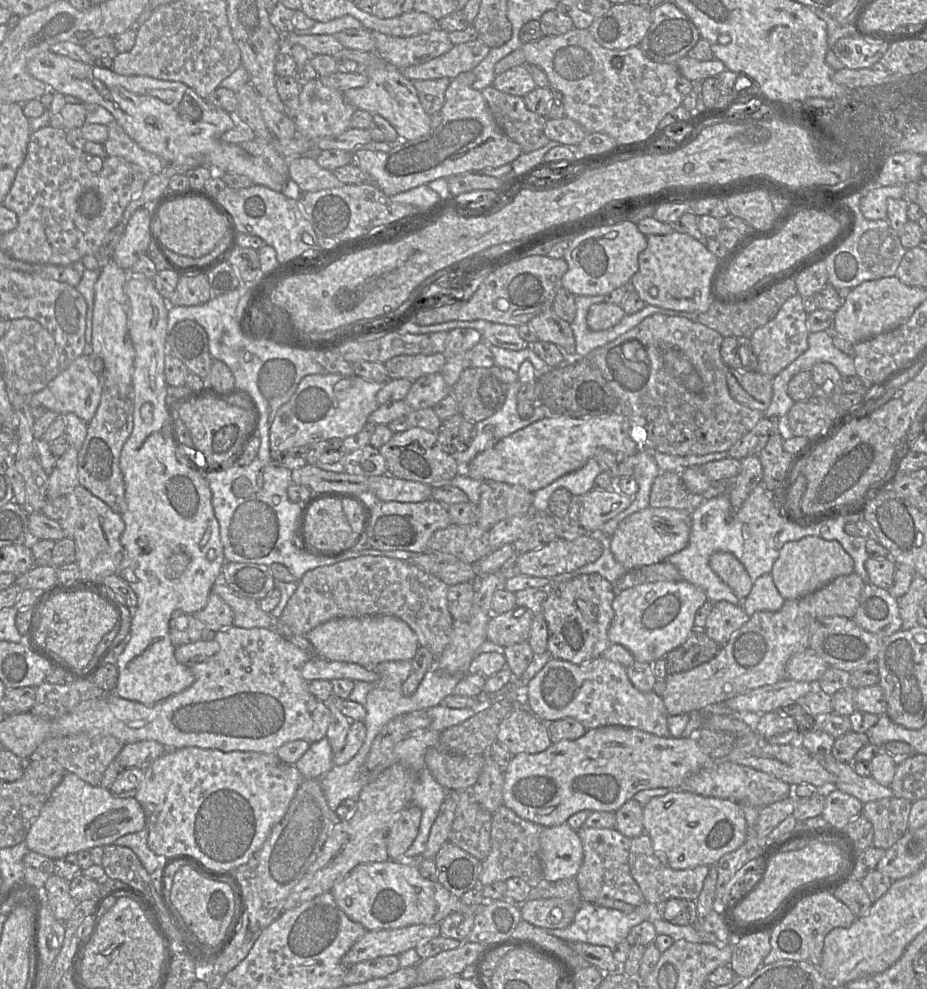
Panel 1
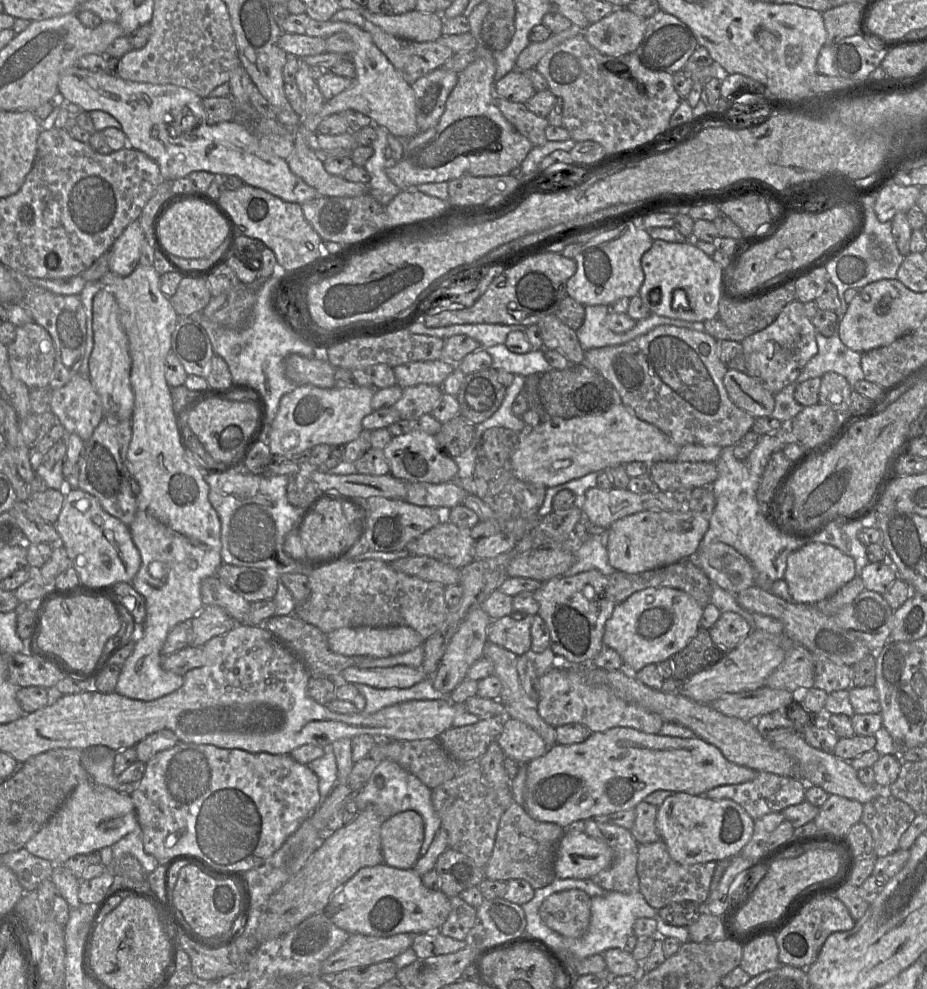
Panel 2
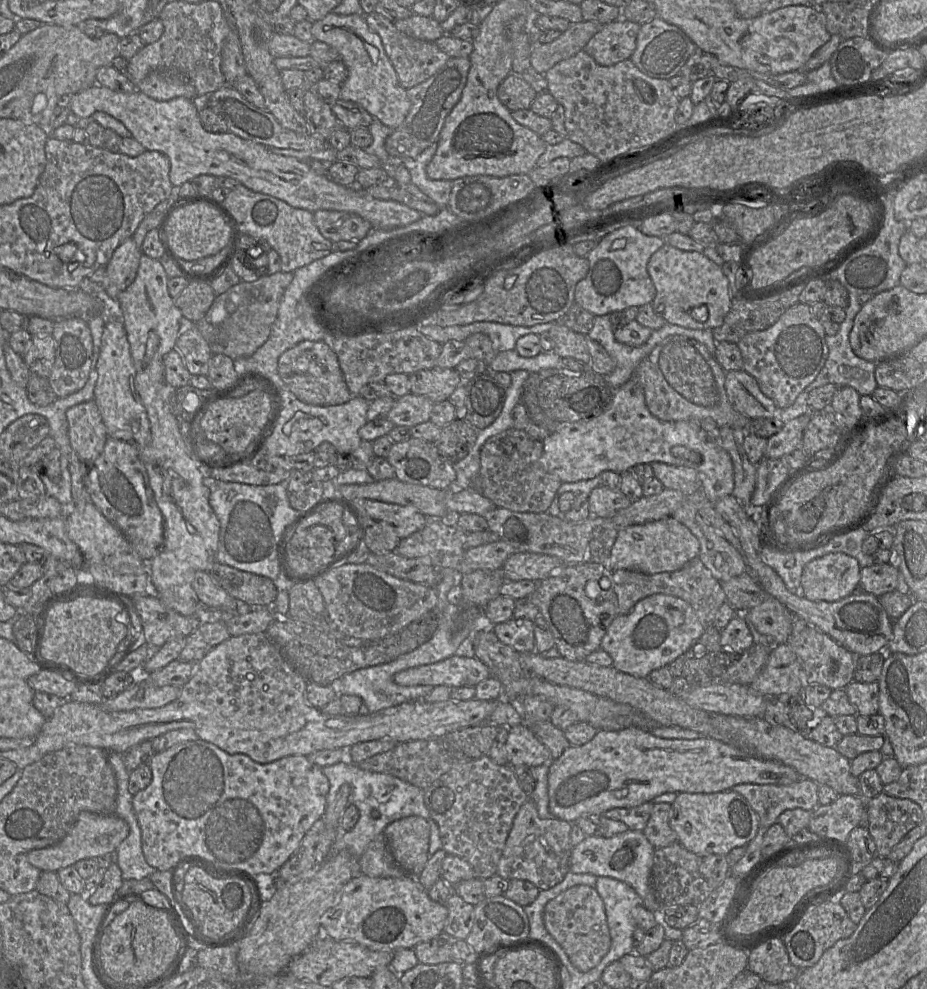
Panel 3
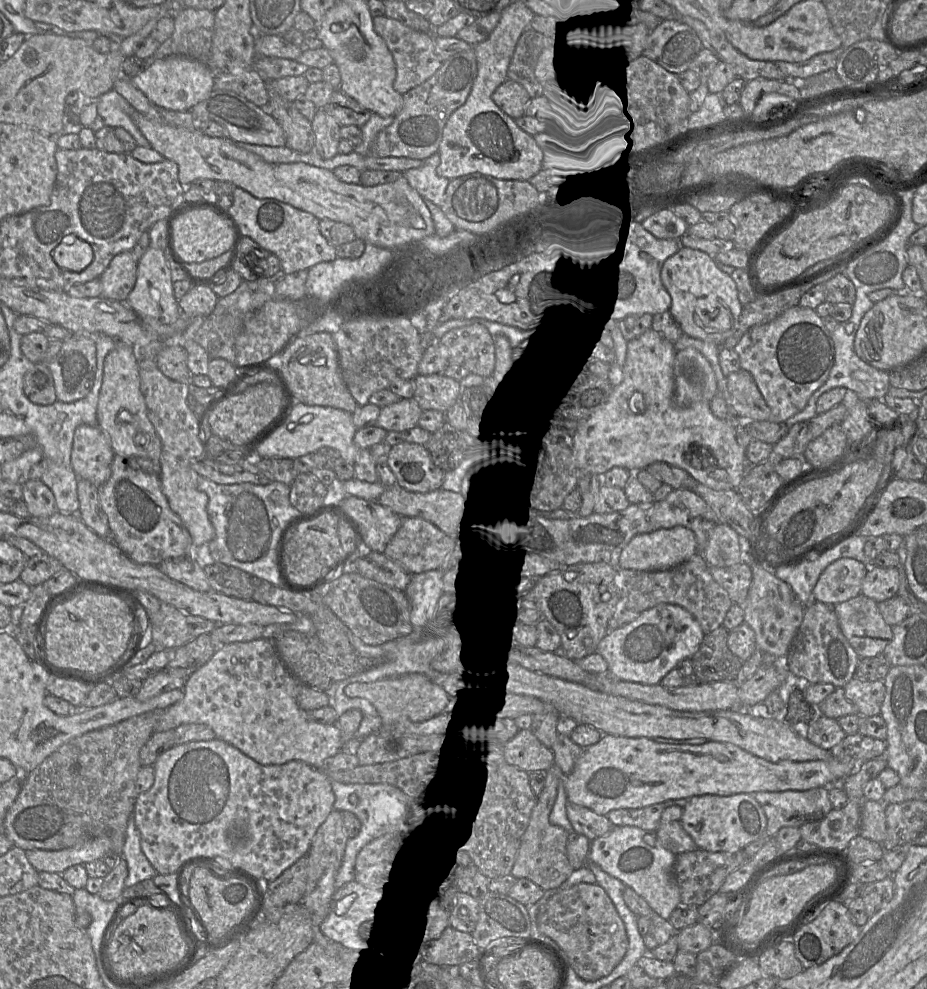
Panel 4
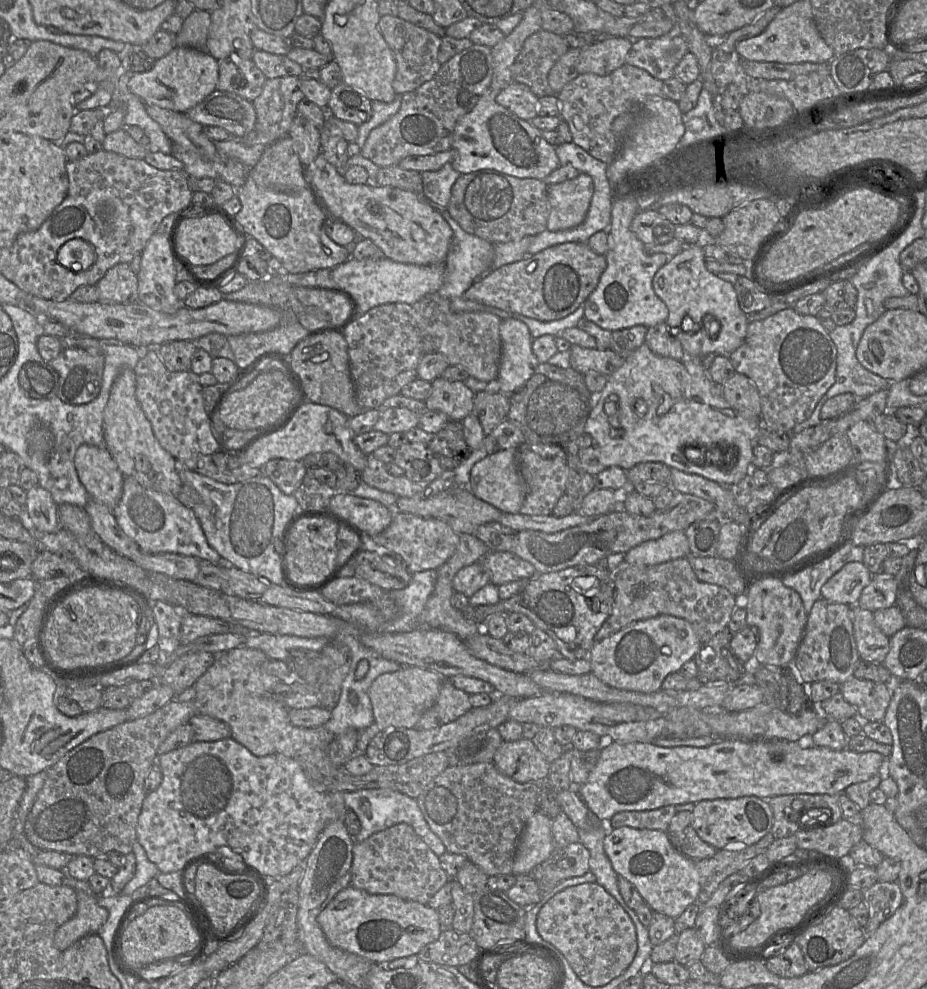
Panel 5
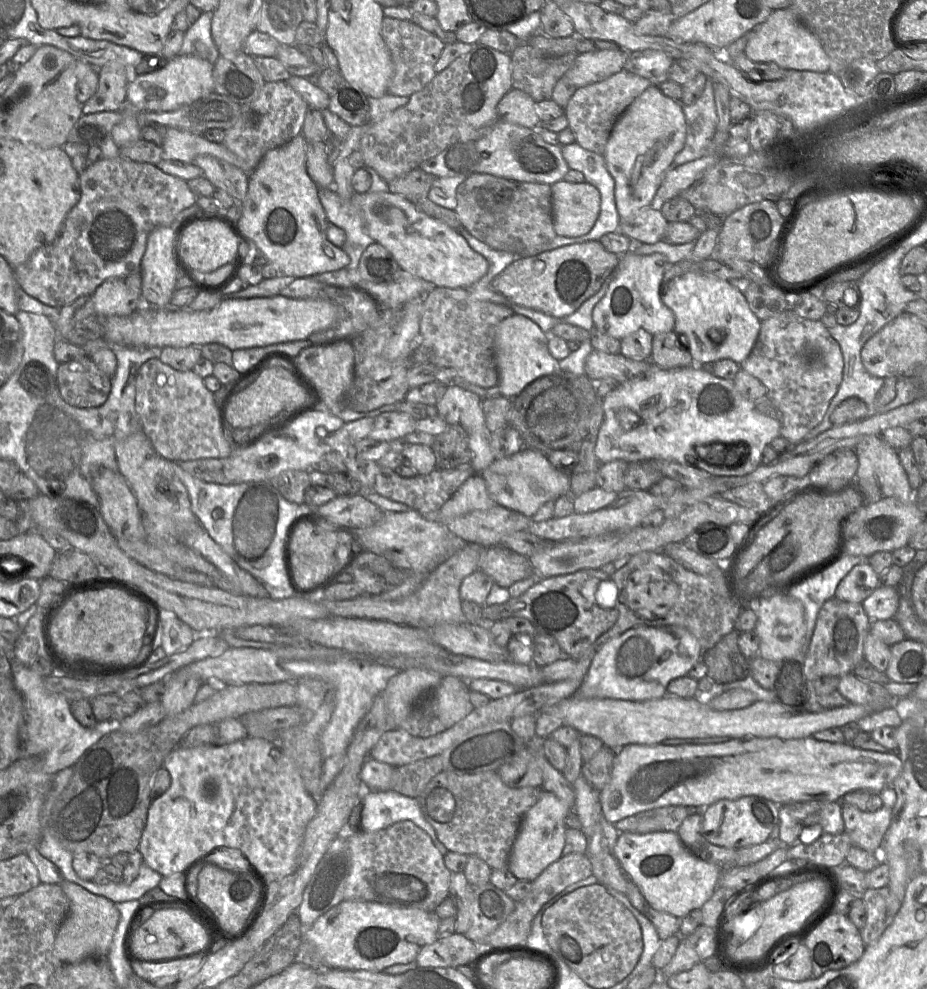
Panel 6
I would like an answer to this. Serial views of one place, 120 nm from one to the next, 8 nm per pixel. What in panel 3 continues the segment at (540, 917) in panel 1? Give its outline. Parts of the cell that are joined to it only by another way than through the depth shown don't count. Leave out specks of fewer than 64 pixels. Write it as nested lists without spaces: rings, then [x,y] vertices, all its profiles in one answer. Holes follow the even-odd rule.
[[[587,885],[573,886],[554,897],[544,908],[544,925],[564,949],[570,962],[581,972],[588,972],[596,967],[610,949],[611,937],[605,906],[596,888]]]

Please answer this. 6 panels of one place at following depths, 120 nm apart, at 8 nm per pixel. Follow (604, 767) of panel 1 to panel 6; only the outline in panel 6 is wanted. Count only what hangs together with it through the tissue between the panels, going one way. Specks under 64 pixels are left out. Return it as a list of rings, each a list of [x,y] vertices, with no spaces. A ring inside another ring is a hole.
[[[813,737],[798,739],[753,738],[731,739],[701,745],[626,745],[615,754],[609,782],[599,791],[599,801],[606,820],[613,825],[637,813],[664,806],[708,807],[722,800],[757,796],[777,805],[805,801],[837,801],[851,791],[866,789],[880,793],[893,787],[903,763],[899,756],[859,749],[851,743],[834,744]]]

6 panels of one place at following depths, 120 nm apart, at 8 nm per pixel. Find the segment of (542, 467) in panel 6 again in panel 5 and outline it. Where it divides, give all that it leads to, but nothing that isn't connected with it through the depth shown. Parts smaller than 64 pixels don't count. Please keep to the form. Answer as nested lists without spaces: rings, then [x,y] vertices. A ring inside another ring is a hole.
[[[506,449],[487,455],[471,469],[469,490],[502,513],[517,514],[525,500],[527,486],[519,469],[519,449]]]

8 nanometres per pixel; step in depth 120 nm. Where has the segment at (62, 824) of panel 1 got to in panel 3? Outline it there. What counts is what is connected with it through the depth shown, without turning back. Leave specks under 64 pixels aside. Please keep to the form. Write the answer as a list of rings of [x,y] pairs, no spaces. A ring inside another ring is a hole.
[[[81,812],[68,834],[54,845],[34,849],[28,852],[29,862],[41,871],[57,872],[62,868],[73,866],[86,858],[97,858],[116,851],[121,842],[128,836],[128,824],[116,814],[102,815],[92,812]]]

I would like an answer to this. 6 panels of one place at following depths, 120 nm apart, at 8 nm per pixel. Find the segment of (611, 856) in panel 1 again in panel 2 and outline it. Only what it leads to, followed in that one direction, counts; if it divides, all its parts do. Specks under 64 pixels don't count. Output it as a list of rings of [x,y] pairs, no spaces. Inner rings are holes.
[[[588,819],[584,824],[586,835],[601,840],[614,852],[609,868],[594,875],[591,880],[606,891],[634,893],[639,891],[637,874],[638,845],[630,830]]]

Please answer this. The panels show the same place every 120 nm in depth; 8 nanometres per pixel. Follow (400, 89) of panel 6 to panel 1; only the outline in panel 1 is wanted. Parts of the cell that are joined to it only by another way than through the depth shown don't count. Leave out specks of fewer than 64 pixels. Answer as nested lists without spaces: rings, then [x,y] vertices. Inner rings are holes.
[[[438,28],[410,37],[395,37],[371,31],[376,43],[376,52],[389,66],[403,69],[422,64],[448,51],[454,44],[449,32]]]

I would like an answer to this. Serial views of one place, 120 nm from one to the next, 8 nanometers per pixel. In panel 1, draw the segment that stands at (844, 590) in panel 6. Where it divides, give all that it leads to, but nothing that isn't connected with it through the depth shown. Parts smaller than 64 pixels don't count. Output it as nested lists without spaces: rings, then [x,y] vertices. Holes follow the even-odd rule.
[[[805,536],[800,540],[787,542],[783,545],[772,566],[770,575],[778,592],[786,601],[809,595],[835,578],[853,572],[853,559],[839,542],[824,540],[816,536]]]

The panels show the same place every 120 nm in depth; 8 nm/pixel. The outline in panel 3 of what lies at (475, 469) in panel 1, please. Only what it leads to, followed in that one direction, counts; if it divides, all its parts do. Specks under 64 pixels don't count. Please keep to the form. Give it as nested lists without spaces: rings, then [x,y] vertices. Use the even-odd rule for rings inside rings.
[[[635,377],[617,389],[612,405],[604,413],[590,419],[566,423],[559,430],[551,432],[543,443],[542,465],[562,483],[589,480],[603,472],[623,474],[629,472],[635,465],[653,462],[695,469],[701,480],[701,490],[711,503],[733,492],[733,464],[730,455],[721,447],[719,441],[708,435],[696,421],[666,422],[655,418],[646,405],[643,387]],[[674,446],[683,446],[696,451],[700,455],[700,463],[674,457],[671,454]]]

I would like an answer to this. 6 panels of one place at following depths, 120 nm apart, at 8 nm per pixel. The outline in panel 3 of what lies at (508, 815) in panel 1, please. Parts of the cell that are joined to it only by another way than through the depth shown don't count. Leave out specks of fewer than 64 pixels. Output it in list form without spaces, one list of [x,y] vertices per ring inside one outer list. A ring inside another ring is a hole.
[[[526,801],[516,814],[507,837],[497,875],[510,880],[527,880],[540,890],[548,890],[562,882],[570,872],[572,823],[553,819],[541,819],[534,801]]]

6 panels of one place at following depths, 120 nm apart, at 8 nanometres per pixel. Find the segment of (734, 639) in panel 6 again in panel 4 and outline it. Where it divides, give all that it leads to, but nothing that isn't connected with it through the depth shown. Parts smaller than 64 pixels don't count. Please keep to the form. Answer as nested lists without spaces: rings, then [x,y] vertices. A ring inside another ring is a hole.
[[[722,626],[706,633],[698,650],[689,658],[696,683],[735,682],[743,662],[728,649],[728,633]]]

